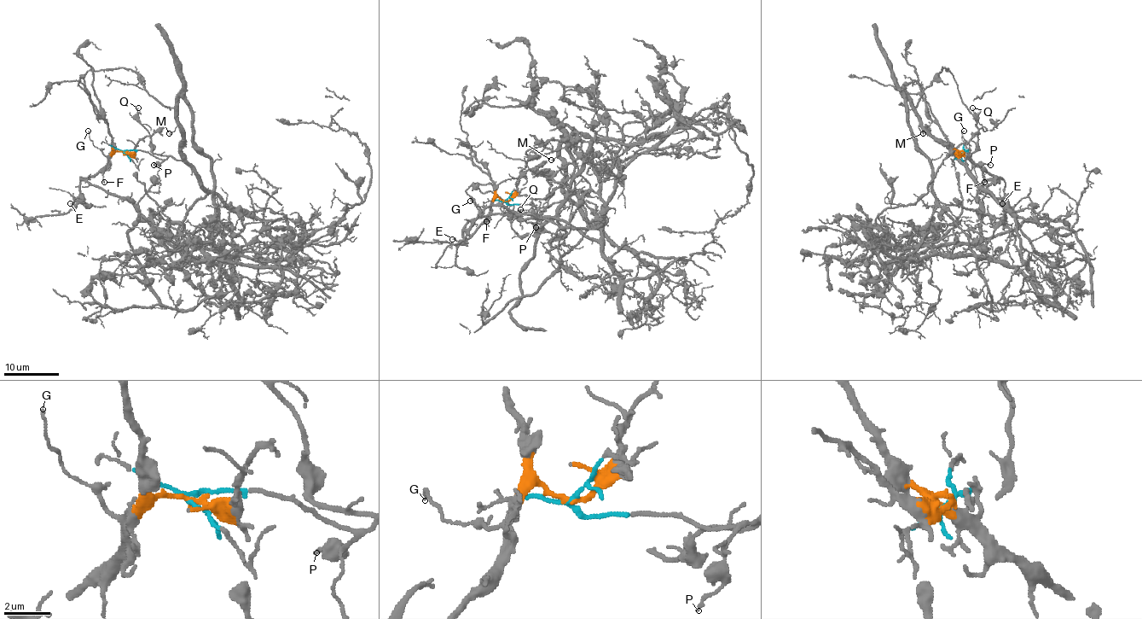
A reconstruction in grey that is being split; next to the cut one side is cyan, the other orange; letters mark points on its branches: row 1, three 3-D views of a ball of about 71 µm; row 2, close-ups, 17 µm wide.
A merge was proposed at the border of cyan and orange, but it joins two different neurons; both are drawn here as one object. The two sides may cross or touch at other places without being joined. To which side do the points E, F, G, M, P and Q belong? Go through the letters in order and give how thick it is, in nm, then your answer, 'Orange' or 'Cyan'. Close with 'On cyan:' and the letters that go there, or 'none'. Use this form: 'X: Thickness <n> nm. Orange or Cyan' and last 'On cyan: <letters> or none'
E: Thickness 160 nm. Orange
F: Thickness 90 nm. Orange
G: Thickness 110 nm. Orange
M: Thickness 140 nm. Cyan
P: Thickness 150 nm. Cyan
Q: Thickness 100 nm. Cyan
On cyan: M, P, Q

